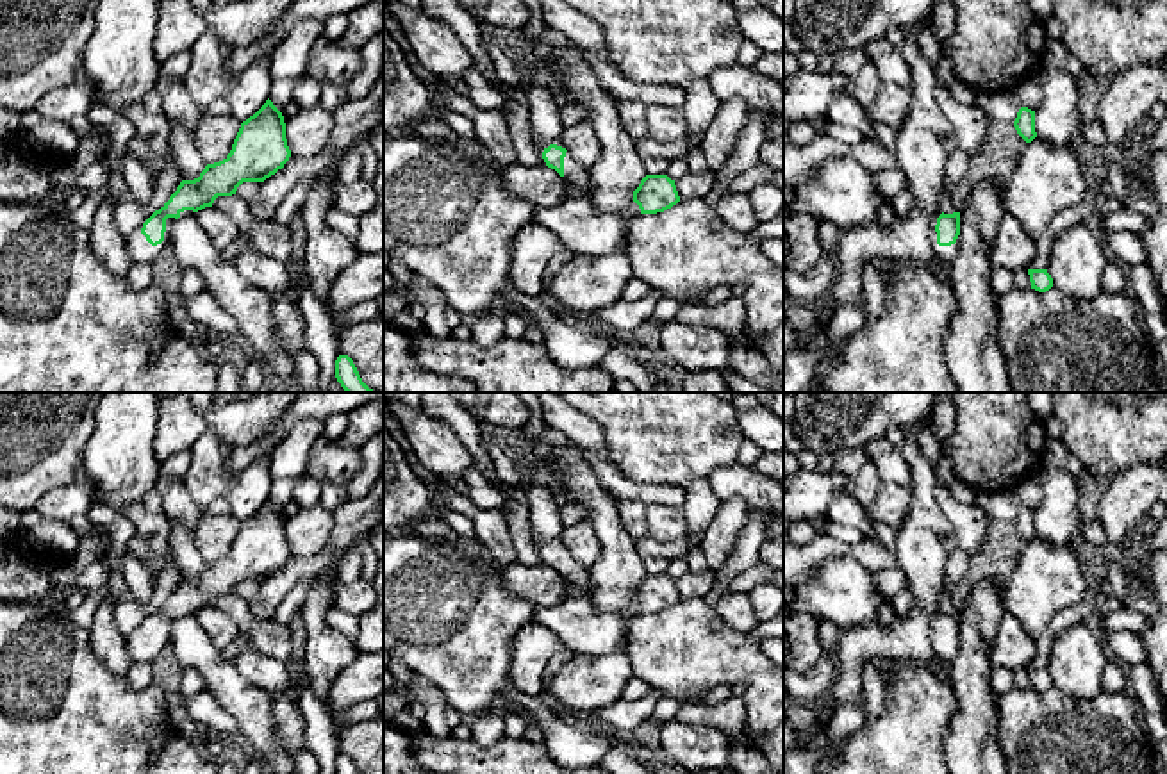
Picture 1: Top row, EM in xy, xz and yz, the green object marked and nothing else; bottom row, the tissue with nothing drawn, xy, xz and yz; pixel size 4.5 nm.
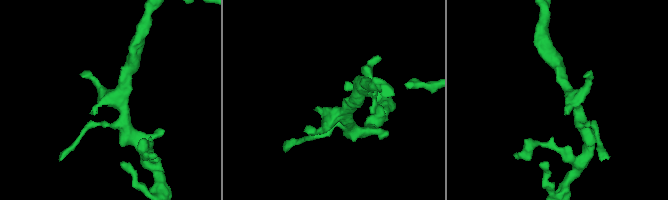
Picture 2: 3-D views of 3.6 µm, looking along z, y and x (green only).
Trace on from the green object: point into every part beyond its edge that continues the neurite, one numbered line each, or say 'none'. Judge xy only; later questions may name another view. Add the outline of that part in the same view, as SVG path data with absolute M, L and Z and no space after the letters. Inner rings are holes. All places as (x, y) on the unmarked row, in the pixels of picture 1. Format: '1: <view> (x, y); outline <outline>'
1: xy (138, 646); outline M175 617L166 619L164 640L157 646L152 646L141 633L143 624L130 637L127 637L125 646L132 660L152 663L157 658L157 655L168 646L171 626L175 621Z

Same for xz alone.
1: xz (539, 543); outline M532 531L532 540L534 540L535 548L537 548L537 553L541 555L541 562L542 562L542 564L546 564L544 558L542 558L542 551L544 551L550 544L560 546L559 539L542 539L542 537L537 537L534 531Z

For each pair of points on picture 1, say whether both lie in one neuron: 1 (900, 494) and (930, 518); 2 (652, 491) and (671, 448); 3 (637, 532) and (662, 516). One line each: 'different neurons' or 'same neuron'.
1: different neurons
2: different neurons
3: different neurons

